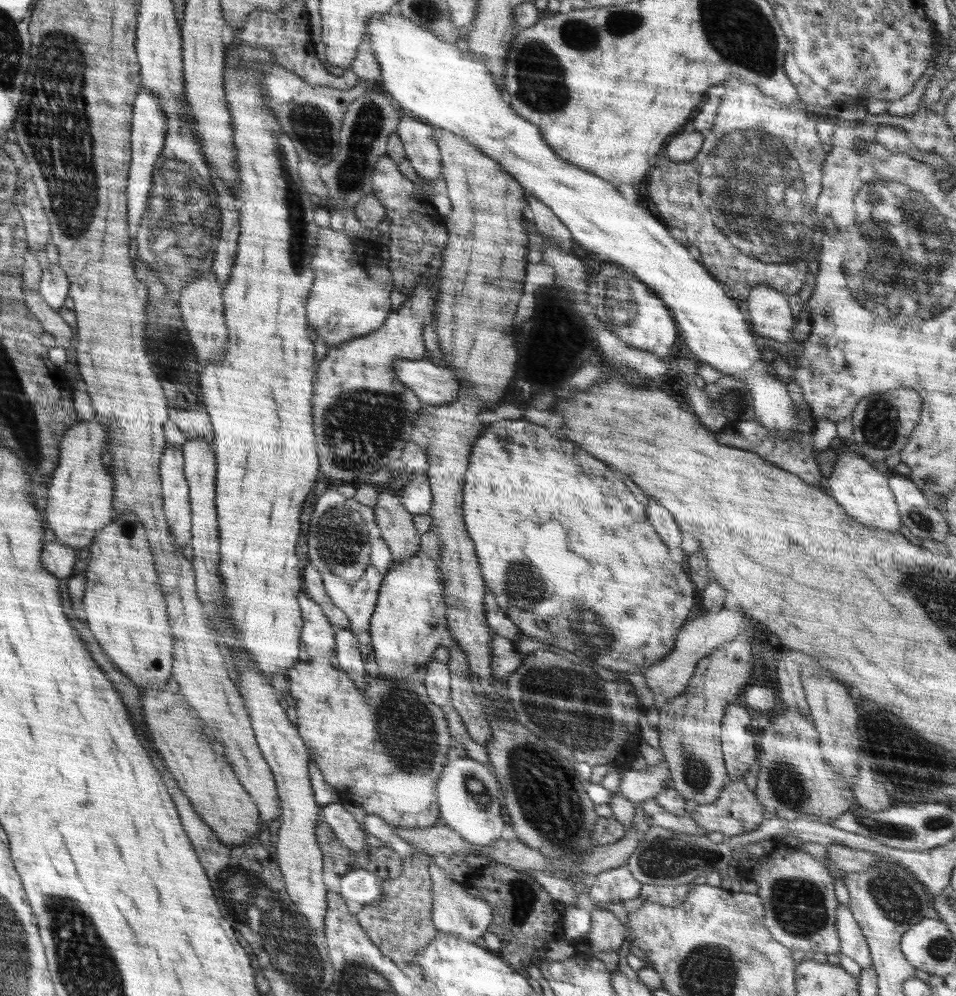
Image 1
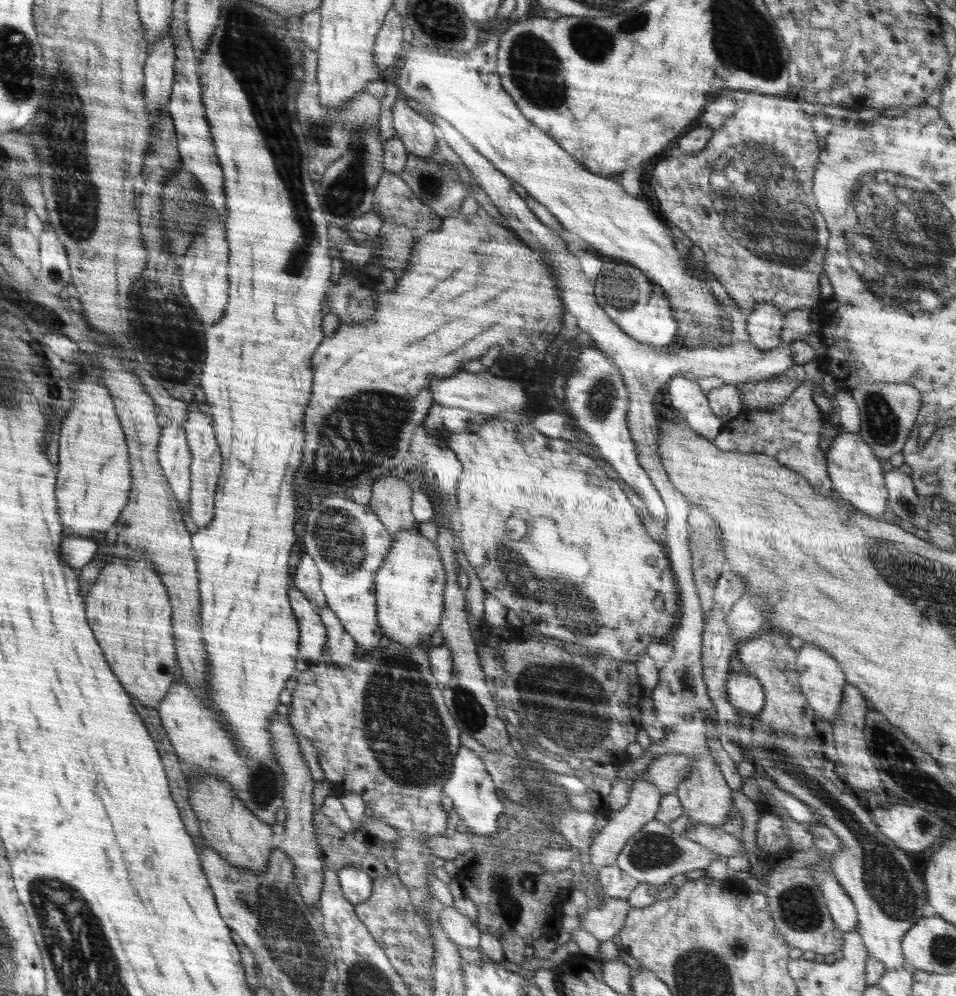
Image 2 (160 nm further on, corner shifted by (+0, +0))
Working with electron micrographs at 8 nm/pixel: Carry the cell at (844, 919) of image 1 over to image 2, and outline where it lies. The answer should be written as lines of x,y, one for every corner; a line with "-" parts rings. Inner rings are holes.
811,864
810,867
814,882
817,882
817,887
826,899
829,913
834,919
835,925
843,934
848,934
847,932
858,924
857,910
852,899
833,874
826,873
818,864

